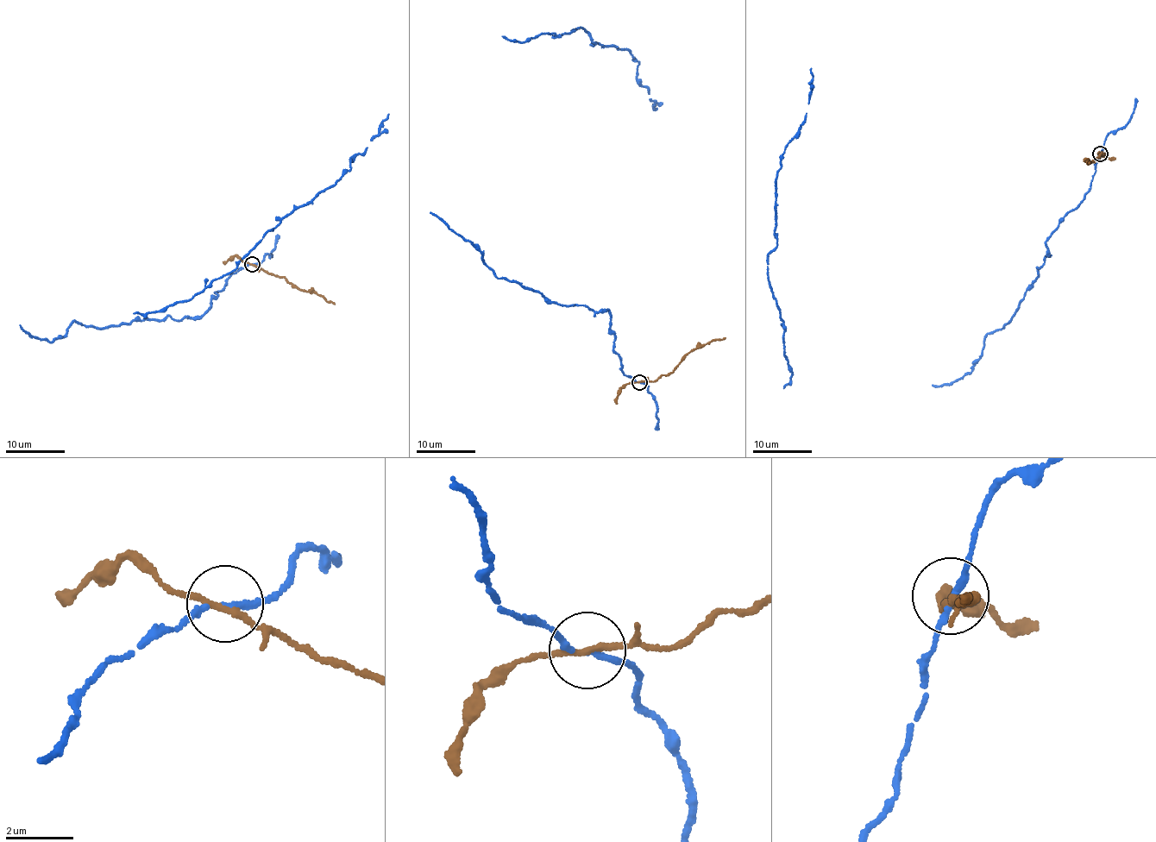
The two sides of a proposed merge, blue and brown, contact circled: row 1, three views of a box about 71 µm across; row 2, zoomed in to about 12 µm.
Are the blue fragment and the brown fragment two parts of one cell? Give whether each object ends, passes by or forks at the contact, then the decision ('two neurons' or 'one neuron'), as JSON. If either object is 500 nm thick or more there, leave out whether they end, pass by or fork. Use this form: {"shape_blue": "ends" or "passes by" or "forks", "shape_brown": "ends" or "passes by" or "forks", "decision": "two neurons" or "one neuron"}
{"shape_blue": "passes by", "shape_brown": "passes by", "decision": "two neurons"}

